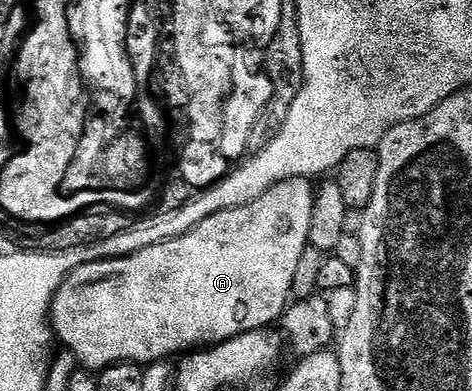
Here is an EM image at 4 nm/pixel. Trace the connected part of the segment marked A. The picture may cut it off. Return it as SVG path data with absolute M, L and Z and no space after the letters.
M286 179L277 185L273 185L260 199L249 201L237 209L225 209L216 215L205 217L198 225L187 232L179 235L176 239L167 239L164 243L154 243L145 249L141 249L132 255L126 255L120 259L102 259L89 265L81 265L73 273L67 275L67 280L57 289L55 300L51 302L51 325L55 333L56 340L62 344L66 350L76 355L76 361L80 368L91 373L104 371L107 367L112 367L115 363L137 363L140 365L150 365L156 361L166 360L167 355L174 351L187 353L192 349L202 348L204 345L214 345L224 343L226 339L232 339L238 335L244 335L250 331L262 331L270 328L271 323L280 318L289 306L292 298L291 286L293 285L293 273L297 270L297 261L301 258L301 253L309 246L311 238L309 229L311 228L311 217L315 208L316 188L311 187L312 180Z

